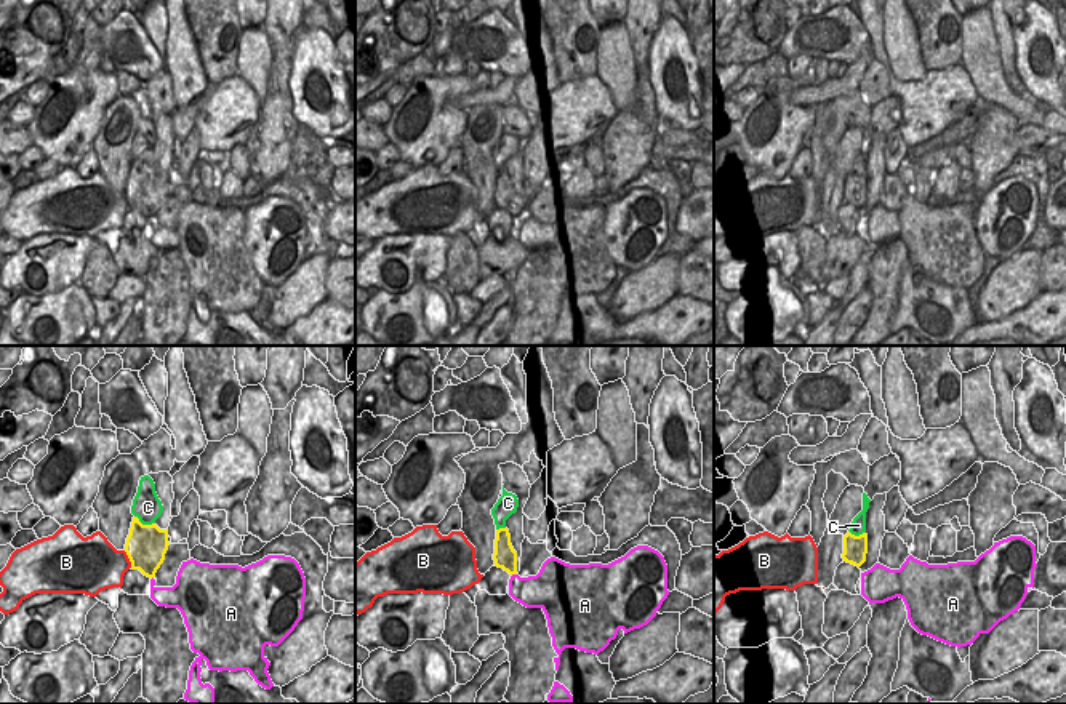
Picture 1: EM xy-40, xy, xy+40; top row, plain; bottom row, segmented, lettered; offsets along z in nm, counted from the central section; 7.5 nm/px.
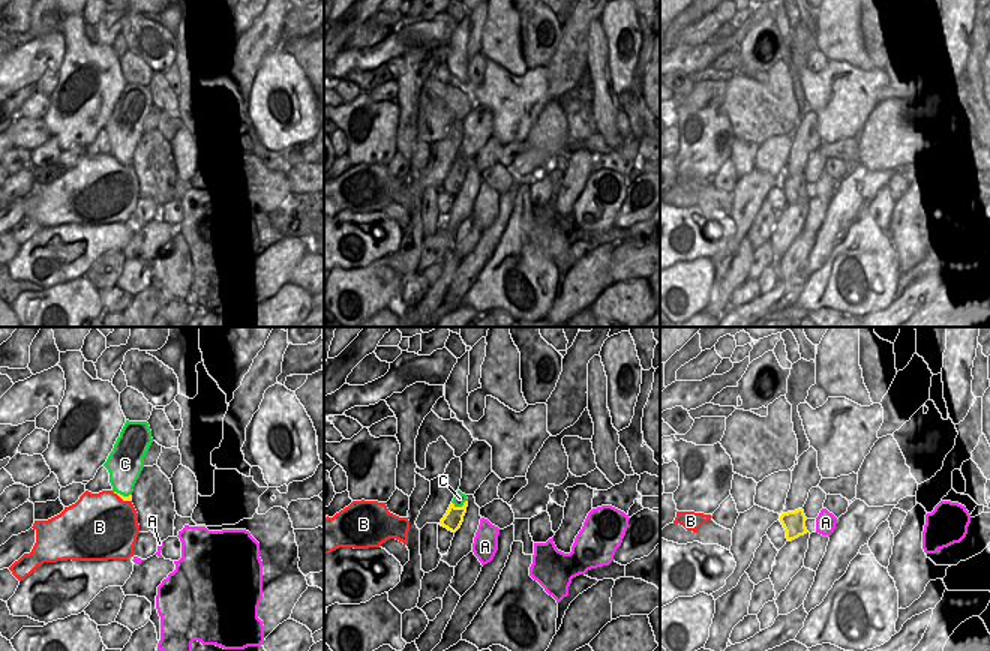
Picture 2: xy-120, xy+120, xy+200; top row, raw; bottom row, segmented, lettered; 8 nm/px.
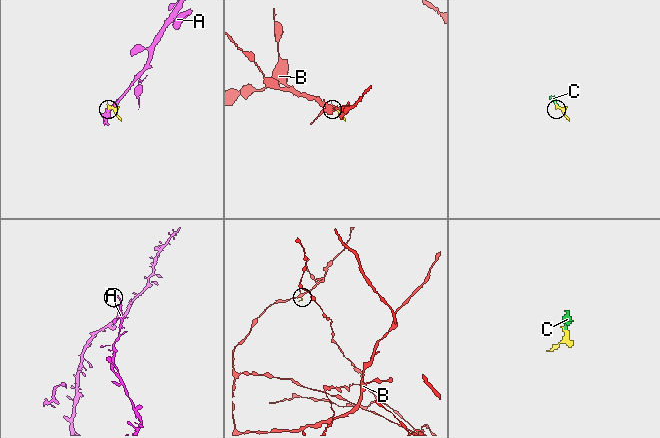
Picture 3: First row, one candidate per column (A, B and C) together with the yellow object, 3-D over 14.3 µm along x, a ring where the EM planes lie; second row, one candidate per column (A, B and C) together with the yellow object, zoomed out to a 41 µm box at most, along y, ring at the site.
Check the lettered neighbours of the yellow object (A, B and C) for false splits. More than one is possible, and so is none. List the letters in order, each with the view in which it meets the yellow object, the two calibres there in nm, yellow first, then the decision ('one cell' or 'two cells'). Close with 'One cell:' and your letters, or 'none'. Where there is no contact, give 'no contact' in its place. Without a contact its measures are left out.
A: meets yellow in xy; 170 nm thick on the yellow side, 260 nm on the other; two cells
B: meets yellow in xy-40; 320 nm thick on the yellow side, 380 nm on the other; two cells
C: meets yellow in xy-40; 320 nm thick on the yellow side, 220 nm on the other; two cells
One cell: none

